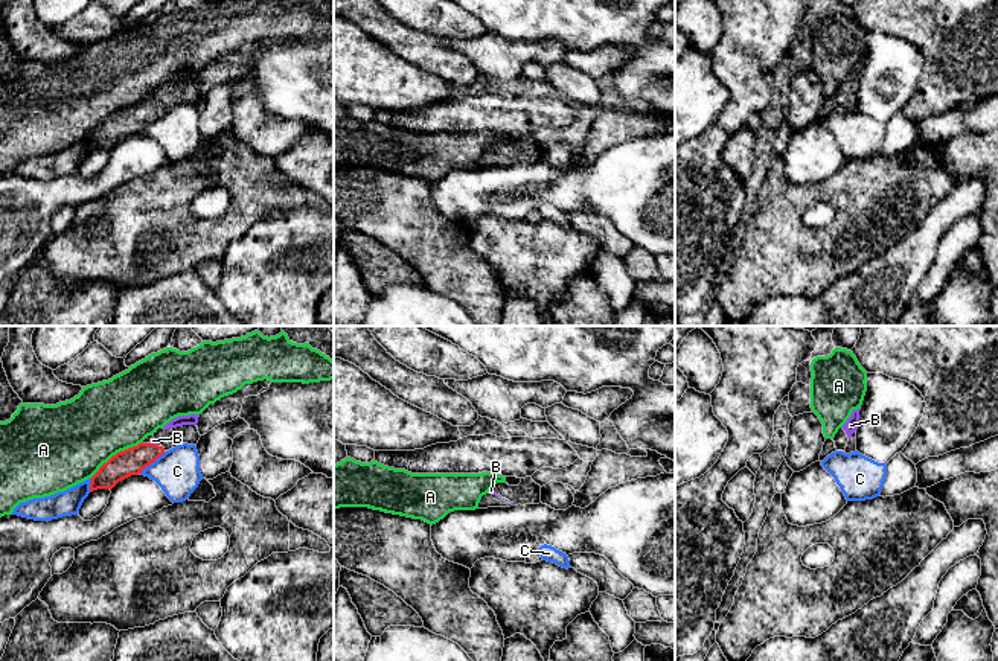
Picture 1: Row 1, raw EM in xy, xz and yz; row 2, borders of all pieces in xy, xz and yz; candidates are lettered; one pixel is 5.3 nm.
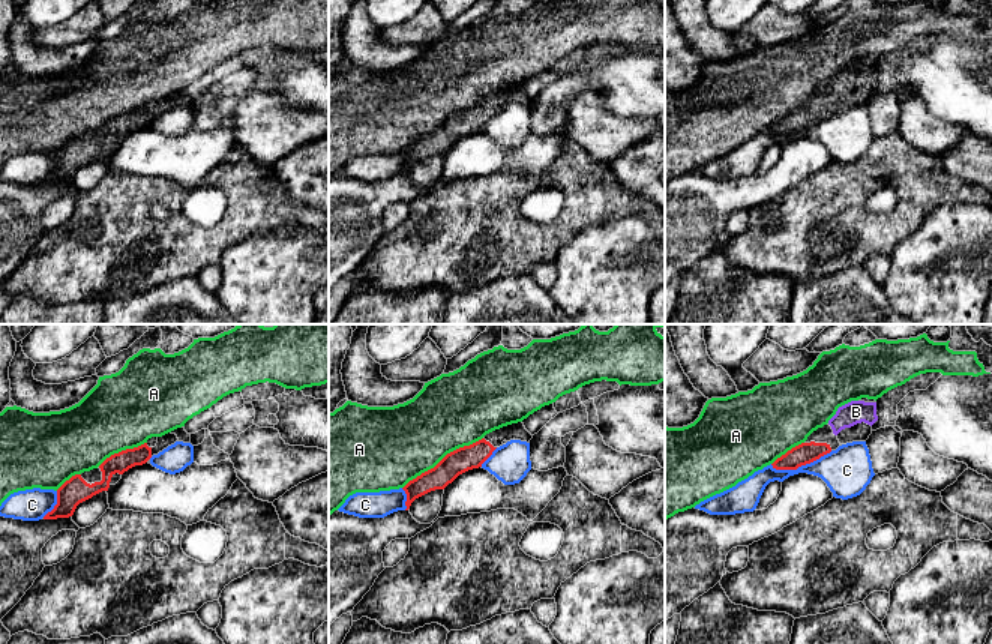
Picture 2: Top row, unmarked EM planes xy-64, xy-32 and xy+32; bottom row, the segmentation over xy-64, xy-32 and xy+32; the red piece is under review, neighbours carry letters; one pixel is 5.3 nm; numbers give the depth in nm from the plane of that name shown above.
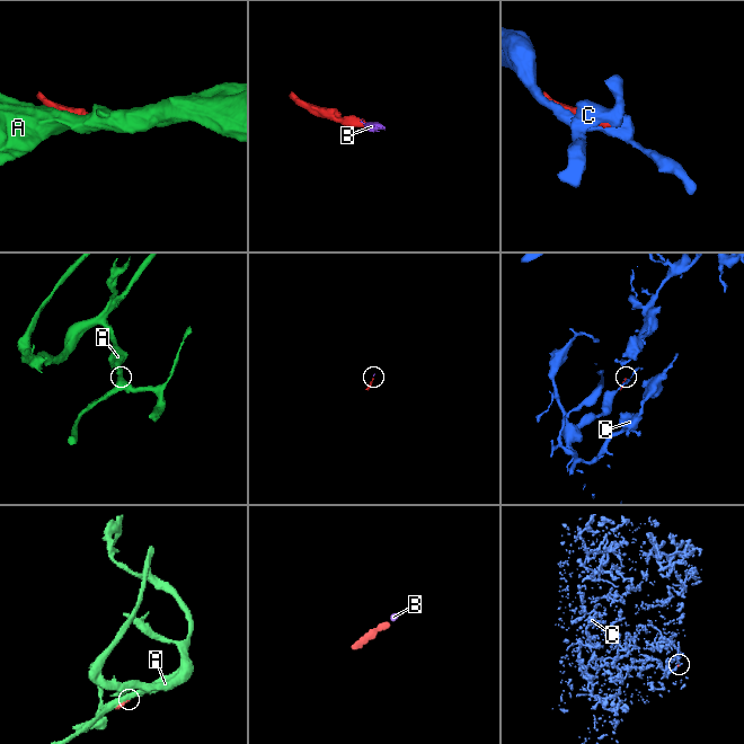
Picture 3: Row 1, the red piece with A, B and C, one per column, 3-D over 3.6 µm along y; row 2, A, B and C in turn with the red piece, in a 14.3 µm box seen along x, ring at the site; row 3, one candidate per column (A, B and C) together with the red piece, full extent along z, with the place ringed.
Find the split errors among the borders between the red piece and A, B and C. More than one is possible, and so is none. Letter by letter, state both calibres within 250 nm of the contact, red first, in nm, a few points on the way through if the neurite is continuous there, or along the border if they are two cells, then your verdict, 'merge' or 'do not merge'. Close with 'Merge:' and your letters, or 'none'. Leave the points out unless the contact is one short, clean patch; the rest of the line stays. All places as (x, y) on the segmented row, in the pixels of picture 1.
A: 140 nm thick on the red side, 400 nm on the other; do not merge
B: 140 nm thick on the red side, 30 nm on the other; runs through xy (131, 462), (153, 443), (153, 440); merge
C: 140 nm thick on the red side, 240 nm on the other; do not merge
Merge: B

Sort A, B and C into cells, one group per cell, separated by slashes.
A / B / C

